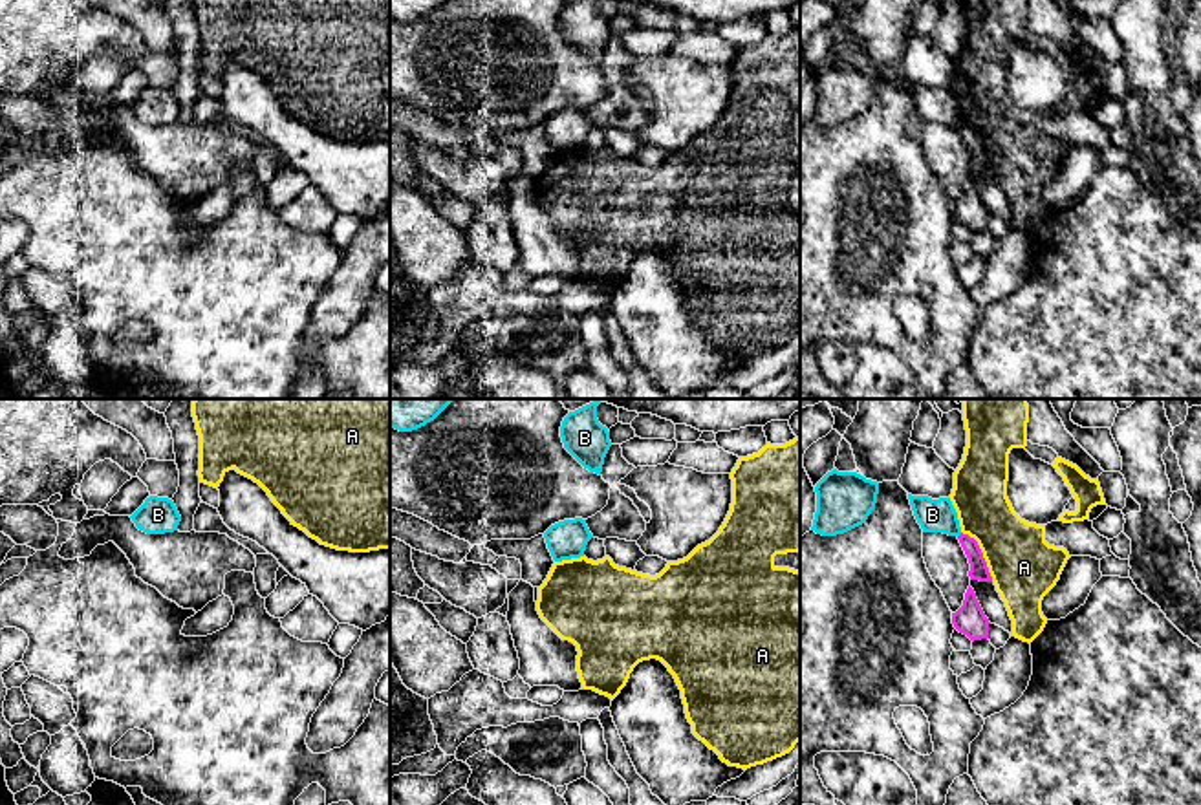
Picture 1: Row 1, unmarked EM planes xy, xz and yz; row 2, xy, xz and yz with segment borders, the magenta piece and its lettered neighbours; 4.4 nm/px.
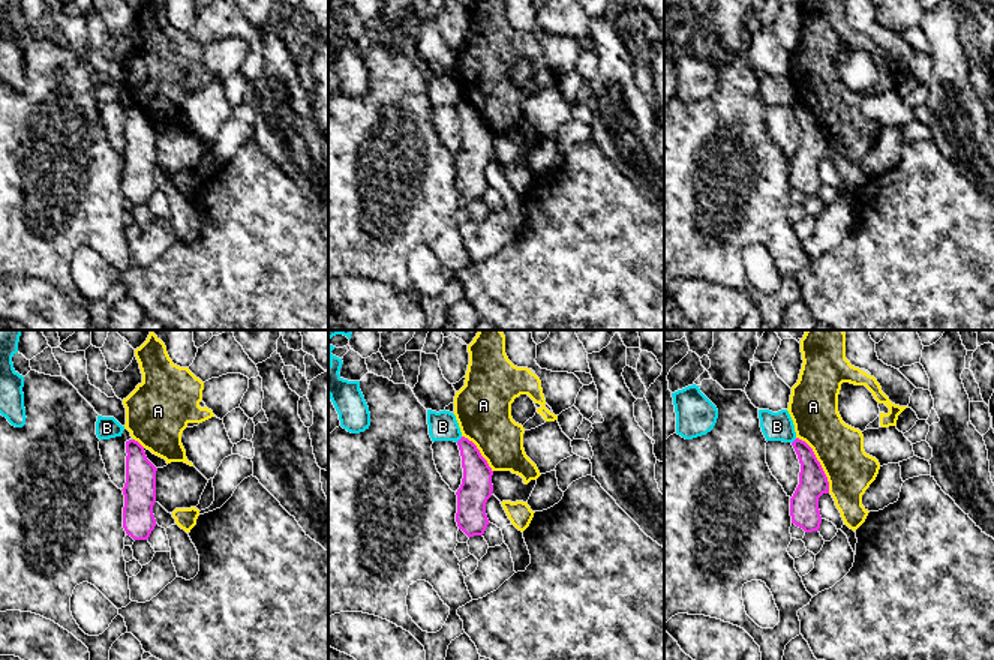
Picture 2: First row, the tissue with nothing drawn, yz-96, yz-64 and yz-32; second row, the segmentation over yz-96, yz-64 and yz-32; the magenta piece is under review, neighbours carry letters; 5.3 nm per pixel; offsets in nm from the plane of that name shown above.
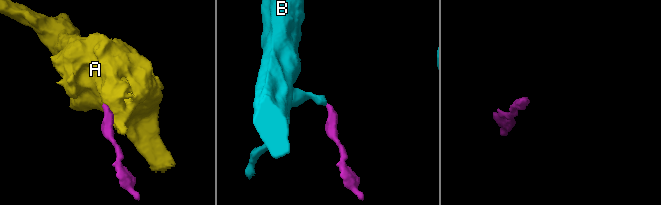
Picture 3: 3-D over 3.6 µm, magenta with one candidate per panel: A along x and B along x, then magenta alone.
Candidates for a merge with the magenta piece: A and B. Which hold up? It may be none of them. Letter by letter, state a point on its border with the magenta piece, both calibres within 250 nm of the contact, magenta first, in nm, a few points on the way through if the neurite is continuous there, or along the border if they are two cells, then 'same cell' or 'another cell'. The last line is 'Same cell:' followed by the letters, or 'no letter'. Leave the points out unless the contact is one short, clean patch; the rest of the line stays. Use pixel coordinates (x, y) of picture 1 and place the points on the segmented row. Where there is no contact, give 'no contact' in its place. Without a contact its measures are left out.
A: contact yz (982, 555); calibres 80 and 300 nm; border yz (962, 531), (976, 542), (993, 580); another cell
B: contact yz (960, 535); calibres 80 and 140 nm; border yz (962, 533), (958, 536); another cell
Same cell: no letter

